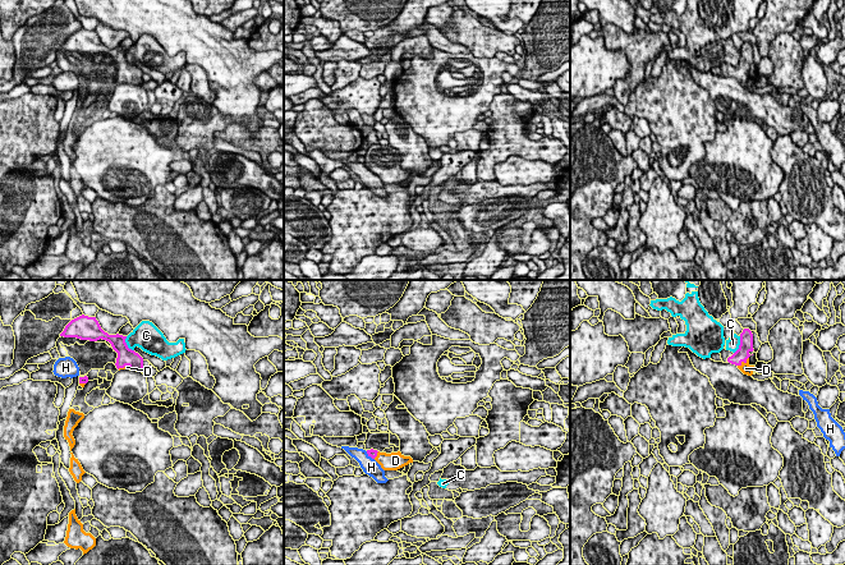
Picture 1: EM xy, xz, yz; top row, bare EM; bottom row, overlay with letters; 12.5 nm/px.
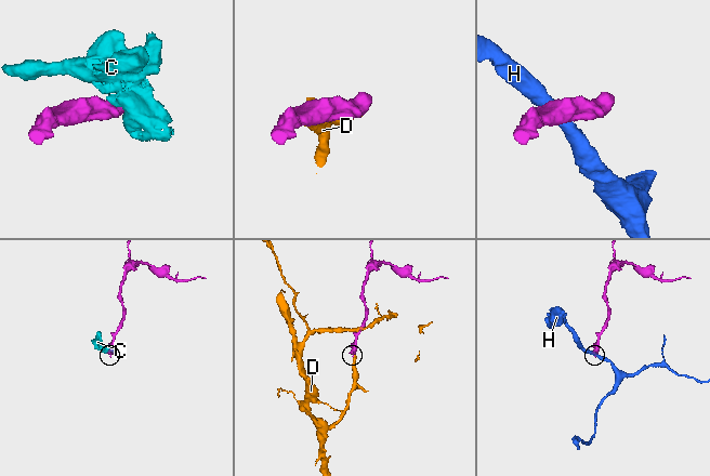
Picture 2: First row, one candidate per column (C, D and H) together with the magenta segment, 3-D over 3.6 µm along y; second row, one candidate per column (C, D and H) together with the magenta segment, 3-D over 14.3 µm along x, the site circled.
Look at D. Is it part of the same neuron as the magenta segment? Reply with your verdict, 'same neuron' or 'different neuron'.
same neuron

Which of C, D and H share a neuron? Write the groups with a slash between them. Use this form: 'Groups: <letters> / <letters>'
Groups: C / D / H

